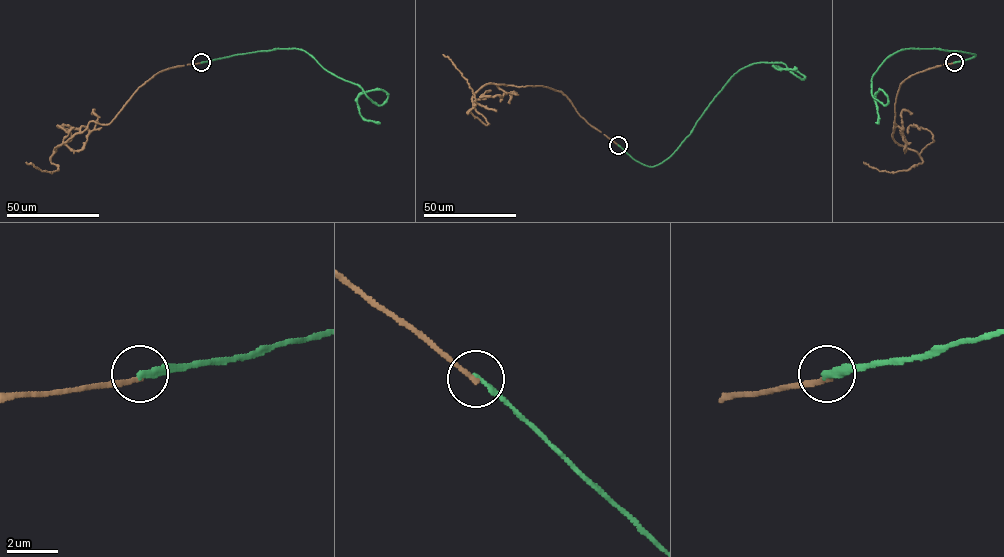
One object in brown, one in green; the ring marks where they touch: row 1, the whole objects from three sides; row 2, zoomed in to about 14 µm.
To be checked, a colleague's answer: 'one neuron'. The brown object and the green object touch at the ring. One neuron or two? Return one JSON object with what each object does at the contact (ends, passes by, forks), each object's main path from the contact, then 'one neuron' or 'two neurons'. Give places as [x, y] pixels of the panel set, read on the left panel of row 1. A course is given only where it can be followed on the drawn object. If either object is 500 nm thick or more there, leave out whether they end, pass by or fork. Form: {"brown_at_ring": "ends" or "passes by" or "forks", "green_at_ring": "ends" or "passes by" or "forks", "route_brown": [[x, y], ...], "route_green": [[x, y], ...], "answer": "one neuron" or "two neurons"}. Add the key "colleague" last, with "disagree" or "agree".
{"brown_at_ring": "ends", "green_at_ring": "ends", "route_brown": [[201, 62], [159, 72], [108, 124], [90, 121], [57, 146], [51, 158], [57, 170], [42, 171], [26, 162]], "route_green": [[201, 62], [301, 49], [377, 105], [388, 94], [368, 90], [357, 98], [360, 115], [380, 123]], "answer": "two neurons", "colleague": "disagree"}

